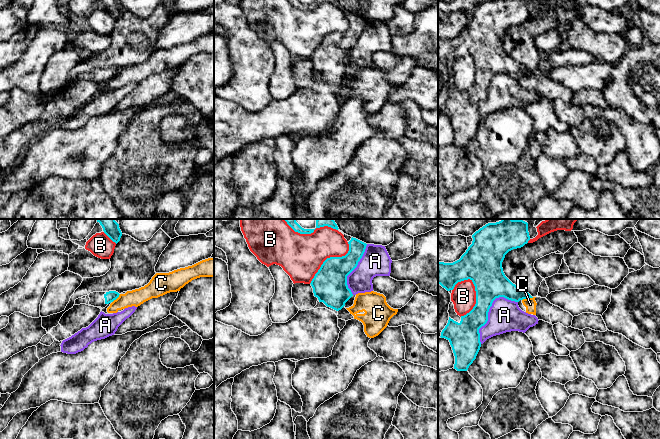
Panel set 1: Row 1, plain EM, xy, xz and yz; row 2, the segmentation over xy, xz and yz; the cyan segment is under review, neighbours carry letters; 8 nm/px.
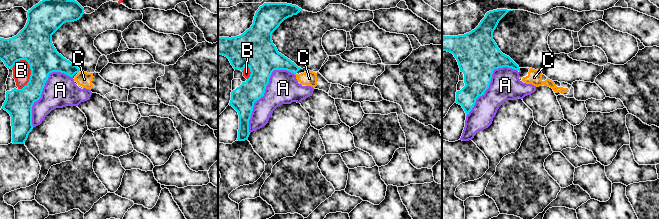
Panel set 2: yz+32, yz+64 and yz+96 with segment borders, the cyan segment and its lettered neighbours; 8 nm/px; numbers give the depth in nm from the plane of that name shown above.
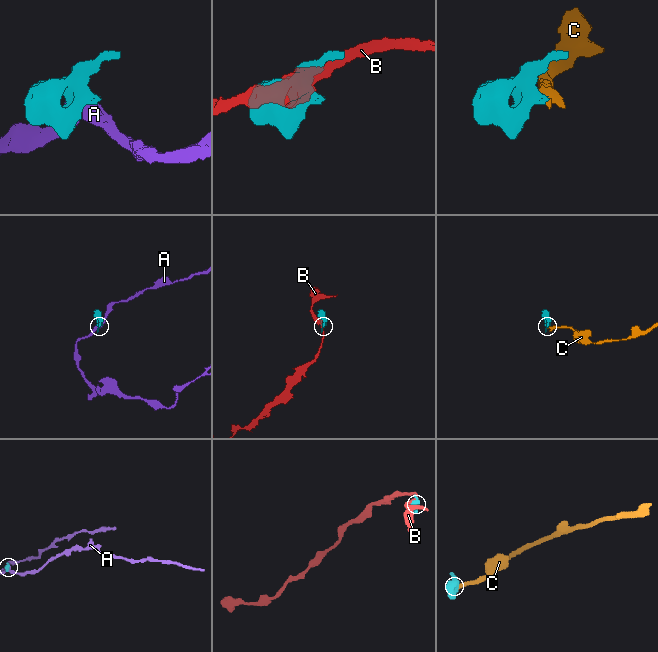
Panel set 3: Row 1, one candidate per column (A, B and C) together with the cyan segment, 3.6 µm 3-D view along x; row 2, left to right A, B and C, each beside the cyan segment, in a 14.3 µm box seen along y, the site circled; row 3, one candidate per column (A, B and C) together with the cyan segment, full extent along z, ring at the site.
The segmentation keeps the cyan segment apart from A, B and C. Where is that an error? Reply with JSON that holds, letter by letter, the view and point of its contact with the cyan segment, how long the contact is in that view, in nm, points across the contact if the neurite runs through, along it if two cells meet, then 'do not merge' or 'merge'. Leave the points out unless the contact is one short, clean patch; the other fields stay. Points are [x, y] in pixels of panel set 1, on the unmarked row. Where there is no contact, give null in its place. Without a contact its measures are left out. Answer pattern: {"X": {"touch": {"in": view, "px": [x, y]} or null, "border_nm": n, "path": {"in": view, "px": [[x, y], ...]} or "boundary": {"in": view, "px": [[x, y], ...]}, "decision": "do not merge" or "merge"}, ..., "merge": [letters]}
{"A": {"touch": {"in": "yz", "px": [488, 86]}, "border_nm": 460, "decision": "do not merge"}, "B": {"touch": {"in": "yz", "px": [476, 75]}, "border_nm": 320, "decision": "do not merge"}, "C": {"touch": {"in": "yz", "px": [527, 74]}, "border_nm": 100, "boundary": {"in": "yz", "px": [[533, 73], [522, 76]]}, "decision": "do not merge"}, "merge": []}

